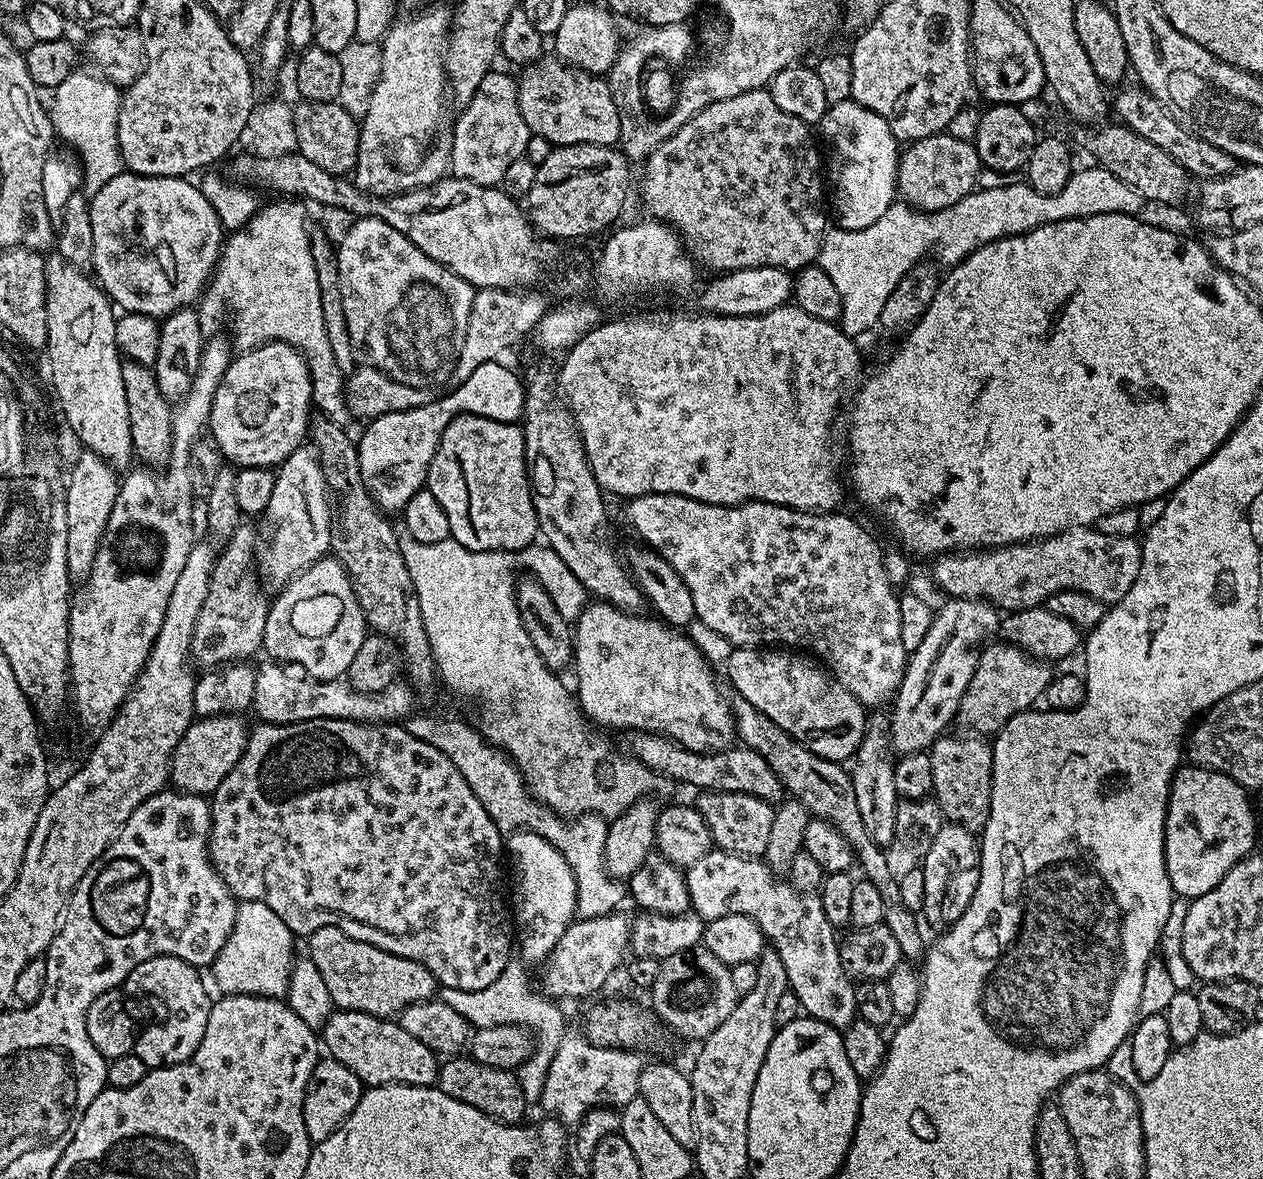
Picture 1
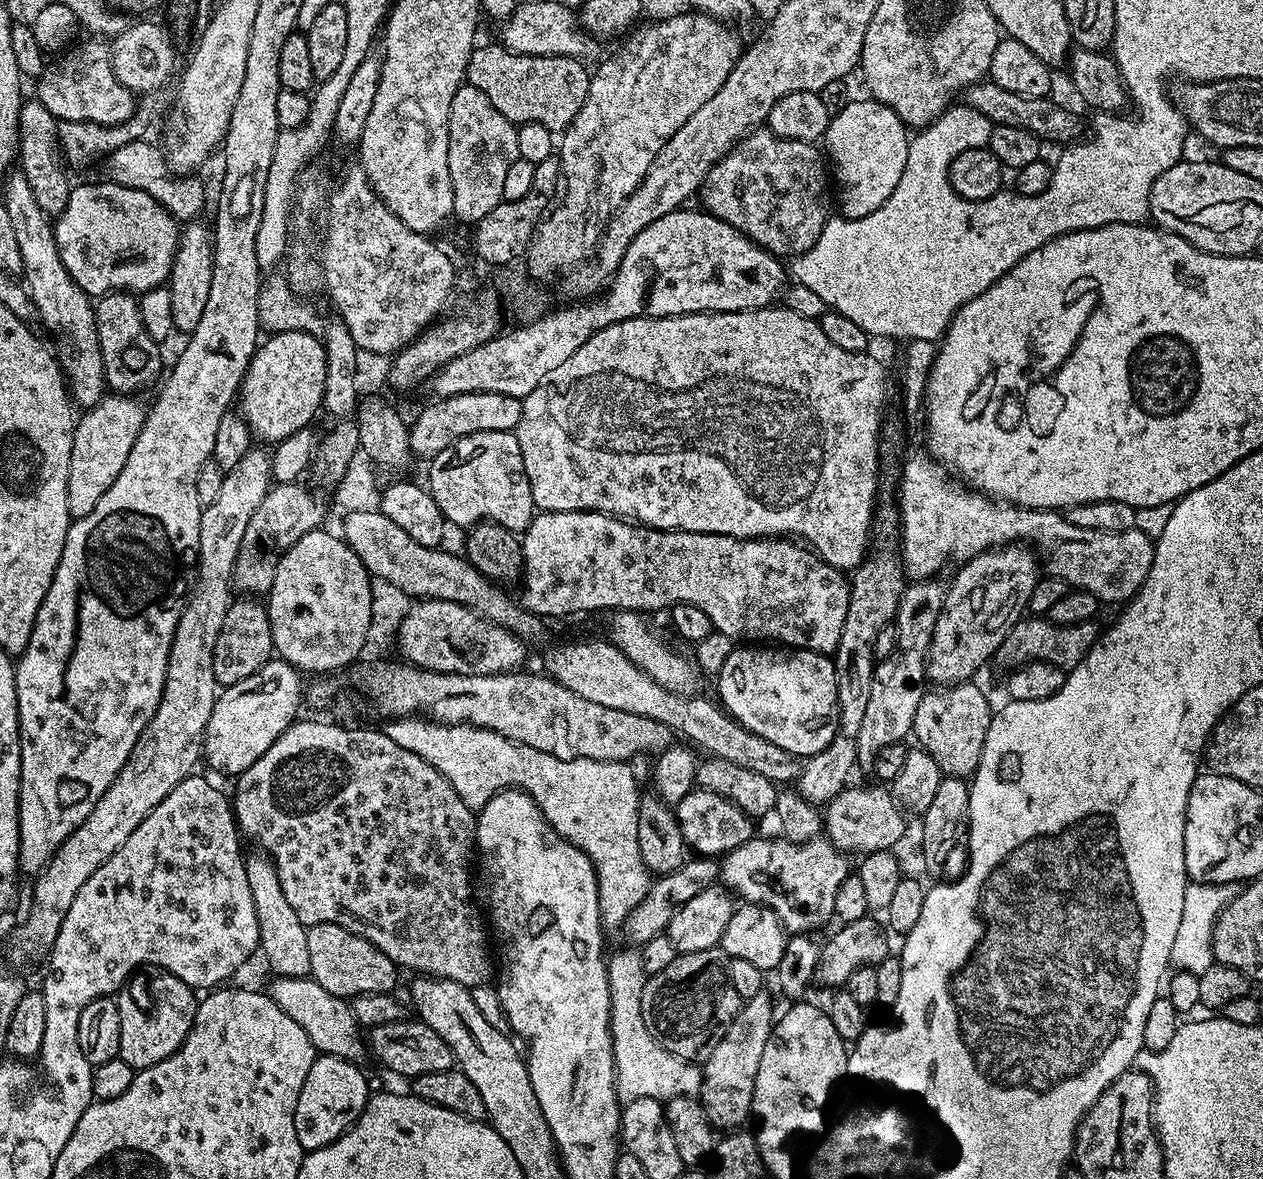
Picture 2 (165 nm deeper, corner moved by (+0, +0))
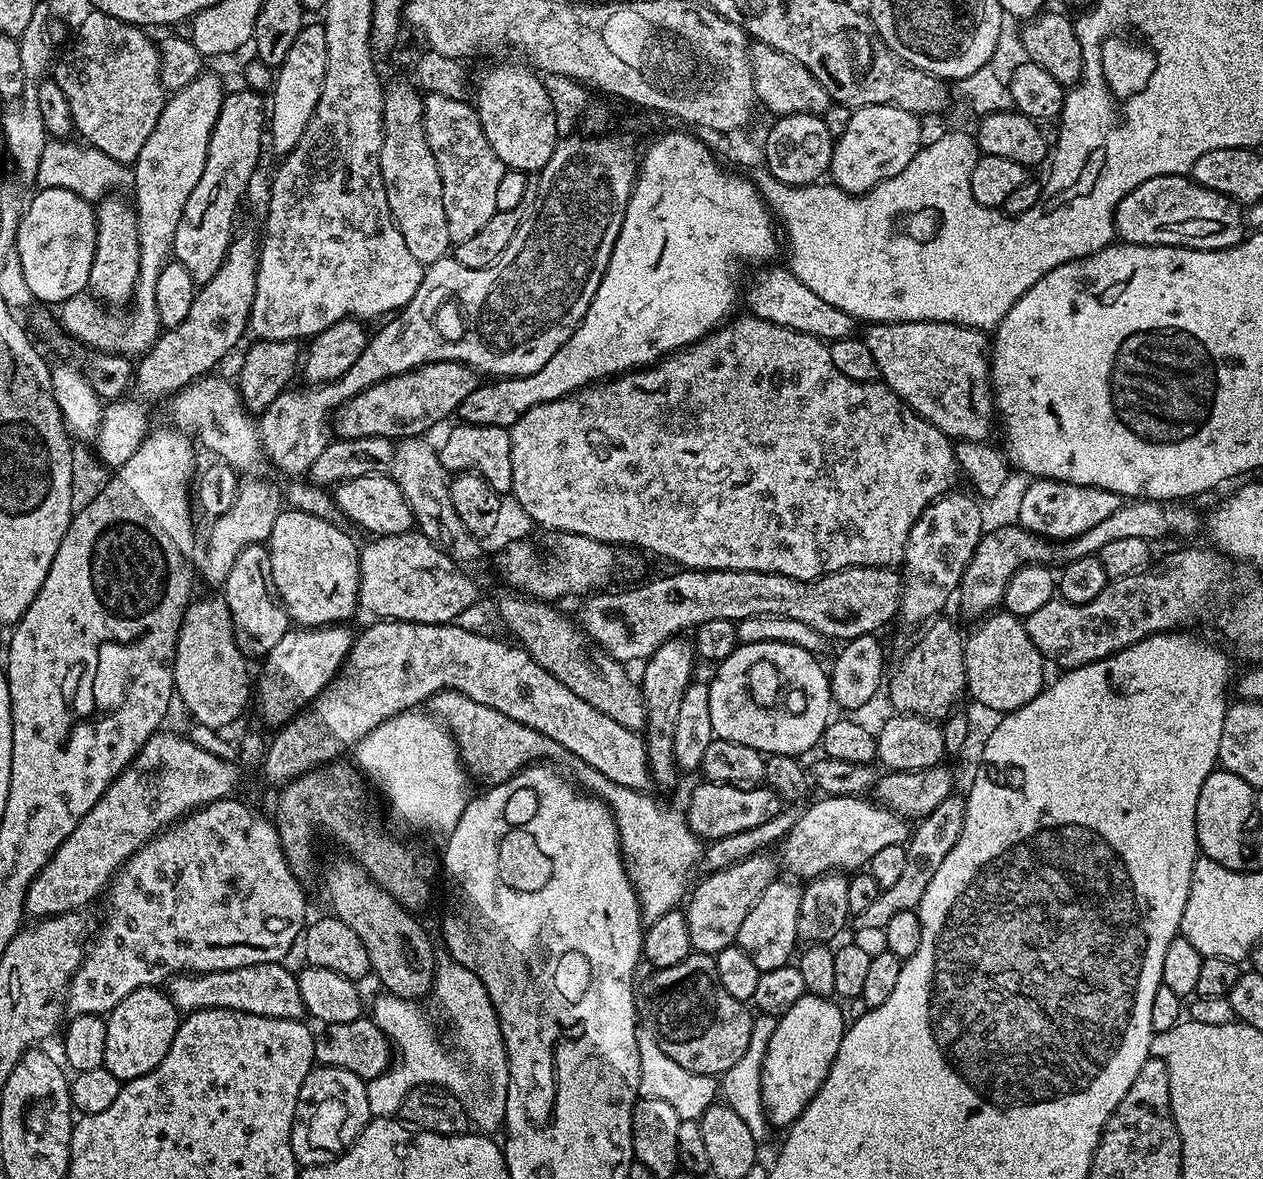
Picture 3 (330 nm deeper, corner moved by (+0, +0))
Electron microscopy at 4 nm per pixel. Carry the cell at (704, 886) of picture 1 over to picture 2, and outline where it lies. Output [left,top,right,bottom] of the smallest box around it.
[719,838,850,934]

